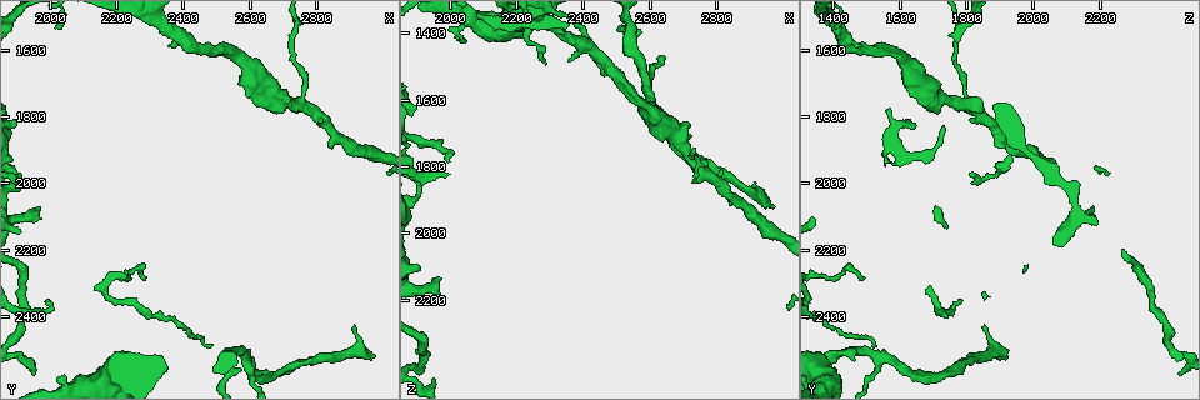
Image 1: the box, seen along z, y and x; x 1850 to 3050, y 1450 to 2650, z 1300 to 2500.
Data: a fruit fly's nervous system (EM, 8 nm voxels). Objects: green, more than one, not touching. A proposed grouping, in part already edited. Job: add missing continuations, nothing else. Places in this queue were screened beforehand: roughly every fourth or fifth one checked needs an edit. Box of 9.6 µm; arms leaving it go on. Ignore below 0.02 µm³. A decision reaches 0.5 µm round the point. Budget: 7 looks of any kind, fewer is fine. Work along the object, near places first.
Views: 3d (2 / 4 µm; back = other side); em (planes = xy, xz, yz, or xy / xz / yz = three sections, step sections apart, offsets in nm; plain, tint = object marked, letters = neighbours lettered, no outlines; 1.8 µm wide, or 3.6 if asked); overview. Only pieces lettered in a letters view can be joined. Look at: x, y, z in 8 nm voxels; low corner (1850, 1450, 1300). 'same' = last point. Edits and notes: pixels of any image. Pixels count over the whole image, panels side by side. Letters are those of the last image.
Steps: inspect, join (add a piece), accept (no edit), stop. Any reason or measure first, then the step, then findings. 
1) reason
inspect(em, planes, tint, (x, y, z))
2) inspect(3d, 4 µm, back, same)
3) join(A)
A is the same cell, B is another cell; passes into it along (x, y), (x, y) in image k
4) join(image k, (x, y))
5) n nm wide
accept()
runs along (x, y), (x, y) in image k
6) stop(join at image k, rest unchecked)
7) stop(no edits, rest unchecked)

free end
inspect(3d, 2 µm, (1980, 2080, 2170))

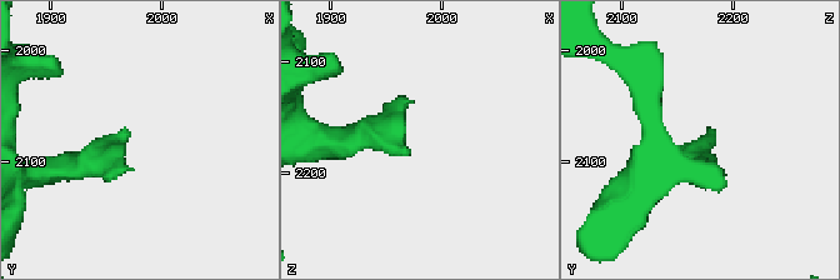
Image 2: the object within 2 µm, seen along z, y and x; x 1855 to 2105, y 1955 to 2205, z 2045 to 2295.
inspect(em, xz, step 4, tint, (1972, 2074, 2180))

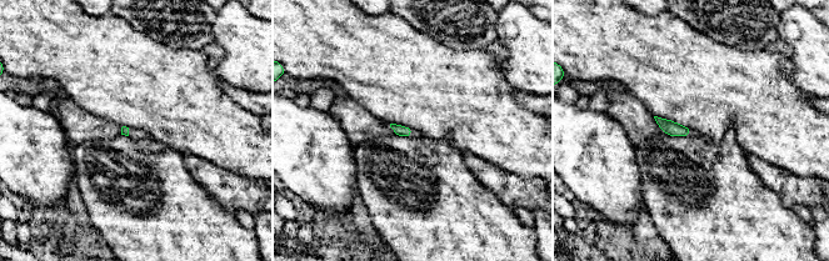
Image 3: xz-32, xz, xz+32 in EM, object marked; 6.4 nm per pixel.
inspect(em, xz, step 4, letters, same)

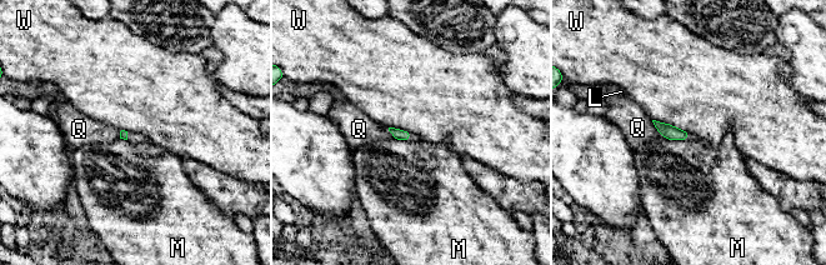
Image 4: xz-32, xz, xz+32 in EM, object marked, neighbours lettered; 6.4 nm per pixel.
accept()
L, M, Q and W are other cells; border along (652, 119), (691, 134) in image 4; no lettered piece goes on from it

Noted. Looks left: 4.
tapers out
inspect(3d, 4 µm, (2970, 2510, 1920))

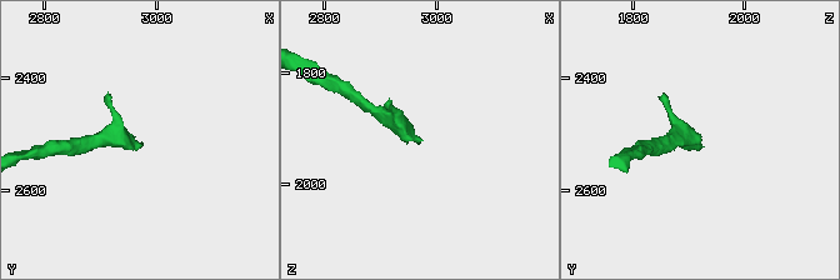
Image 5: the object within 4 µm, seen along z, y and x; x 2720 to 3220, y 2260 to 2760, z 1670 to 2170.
shape alone is not enough
inspect(em, xz, step 16, tint, (2980, 2510, 1920))

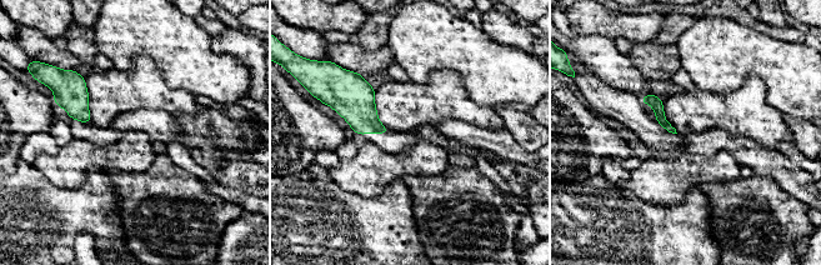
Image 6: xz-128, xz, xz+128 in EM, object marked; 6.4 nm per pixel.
another direction
inspect(em, planes, letters, same)

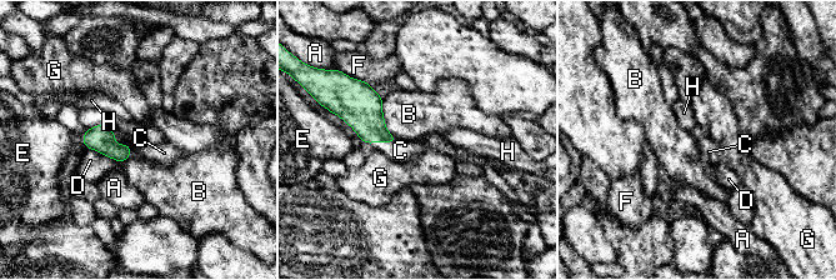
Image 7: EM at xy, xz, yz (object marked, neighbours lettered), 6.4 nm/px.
join(C)
C is the same cell, A, B, D, E, F, G and H are other cells; passes into it along (363, 109), (384, 141), (400, 150) in image 7; it goes on there

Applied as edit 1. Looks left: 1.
stop(join at image 7, rest unchecked)

